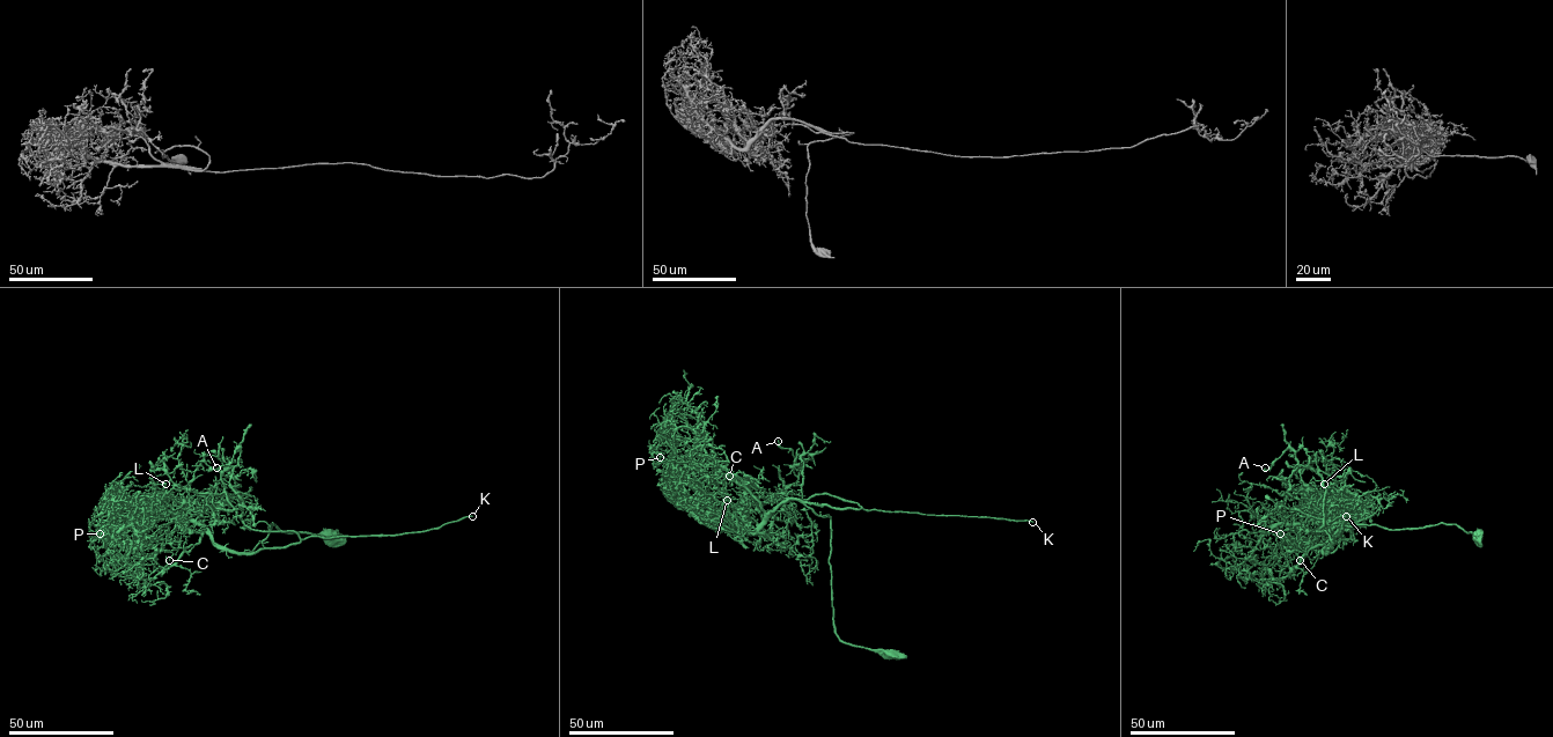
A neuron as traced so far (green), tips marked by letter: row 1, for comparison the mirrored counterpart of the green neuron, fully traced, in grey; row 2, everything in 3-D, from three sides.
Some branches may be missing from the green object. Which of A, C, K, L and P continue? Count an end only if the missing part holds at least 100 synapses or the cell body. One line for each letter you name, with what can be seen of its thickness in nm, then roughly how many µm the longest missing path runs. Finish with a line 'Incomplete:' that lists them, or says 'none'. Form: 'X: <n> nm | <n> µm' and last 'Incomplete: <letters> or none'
K: 260 nm | 200 µm
Incomplete: K

